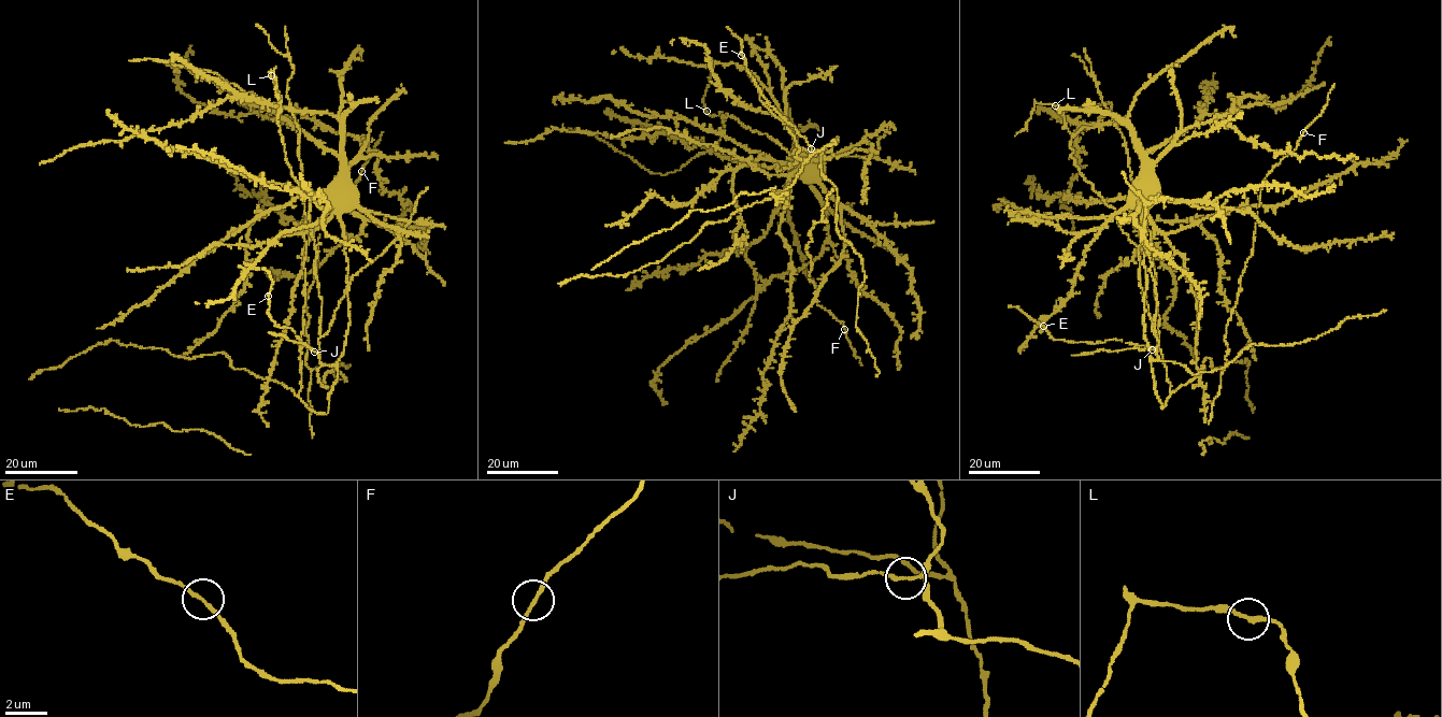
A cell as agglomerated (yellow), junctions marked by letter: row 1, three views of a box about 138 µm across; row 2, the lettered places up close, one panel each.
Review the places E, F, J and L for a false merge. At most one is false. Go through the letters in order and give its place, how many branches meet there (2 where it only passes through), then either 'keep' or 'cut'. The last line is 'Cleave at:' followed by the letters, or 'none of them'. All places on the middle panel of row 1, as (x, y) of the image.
E: at (741, 55); 2 branches meet; keep
F: at (844, 329); 2 branches meet; keep
J: at (811, 148); 2 branches meet; keep
L: at (707, 111); 2 branches meet; keep
Cleave at: none of them

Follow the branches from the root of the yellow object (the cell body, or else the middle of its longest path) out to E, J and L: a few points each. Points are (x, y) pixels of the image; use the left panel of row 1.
E: (352, 195), (303, 248), (291, 314), (267, 377), (297, 395), (304, 345), (290, 329), (274, 325), (268, 296)
J: (352, 195), (353, 202), (340, 214), (350, 303), (345, 343), (340, 359), (331, 366), (322, 363), (314, 352)
L: (352, 195), (339, 122), (328, 114), (291, 111), (267, 103), (277, 104), (281, 110), (280, 92), (271, 76)

